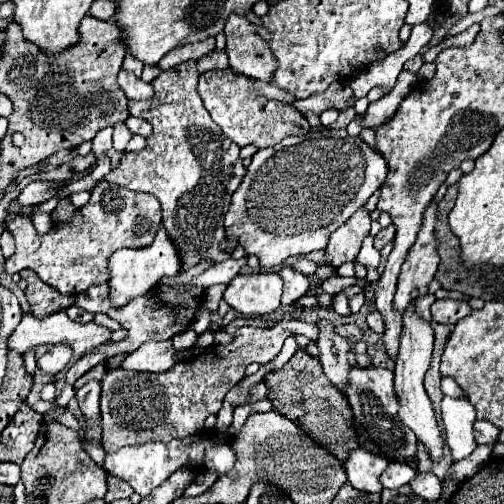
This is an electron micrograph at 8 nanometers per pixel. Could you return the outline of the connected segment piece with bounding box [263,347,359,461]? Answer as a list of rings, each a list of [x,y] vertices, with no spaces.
[[[299,347],[295,355],[281,369],[265,373],[263,381],[269,387],[267,399],[273,403],[273,409],[285,415],[287,419],[291,419],[317,445],[325,447],[337,459],[341,461],[347,459],[345,455],[349,455],[349,451],[359,445],[357,433],[353,427],[353,413],[347,397],[329,383],[321,363],[315,357],[311,357],[305,349]]]

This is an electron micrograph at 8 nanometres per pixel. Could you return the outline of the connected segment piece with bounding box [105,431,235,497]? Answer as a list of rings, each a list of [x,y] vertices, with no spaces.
[[[201,431],[185,439],[173,439],[169,443],[145,443],[139,447],[123,447],[117,453],[107,453],[105,471],[121,477],[133,487],[134,492],[142,497],[159,487],[173,471],[177,471],[187,463],[191,463],[191,467],[199,471],[215,471],[217,475],[223,475],[233,469],[235,453],[231,451],[229,443],[215,445],[215,437],[217,437],[217,431]]]

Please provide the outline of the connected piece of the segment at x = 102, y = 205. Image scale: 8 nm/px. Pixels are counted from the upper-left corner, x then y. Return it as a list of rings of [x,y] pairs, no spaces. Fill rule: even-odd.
[[[99,181],[91,191],[91,201],[77,209],[71,223],[57,223],[47,235],[39,235],[29,217],[9,215],[5,227],[13,233],[17,249],[5,263],[9,275],[21,269],[33,269],[47,285],[63,295],[77,295],[93,285],[101,285],[109,279],[109,255],[113,251],[131,247],[147,247],[161,223],[159,201],[149,193],[137,193],[109,181]]]

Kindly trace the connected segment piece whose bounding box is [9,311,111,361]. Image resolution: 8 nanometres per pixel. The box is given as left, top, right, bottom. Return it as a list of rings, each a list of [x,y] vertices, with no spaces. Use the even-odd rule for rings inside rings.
[[[57,311],[57,313],[53,313],[53,315],[45,317],[45,319],[37,319],[37,317],[33,317],[29,313],[29,315],[23,315],[19,327],[9,337],[9,349],[11,351],[25,353],[27,349],[37,347],[37,345],[57,345],[57,343],[65,343],[73,351],[73,361],[77,361],[79,357],[83,357],[85,353],[93,351],[95,347],[99,347],[103,343],[109,343],[109,337],[111,337],[111,331],[109,329],[105,329],[105,327],[101,327],[97,323],[87,323],[87,325],[75,323],[75,321],[69,319],[69,315],[65,311]]]

